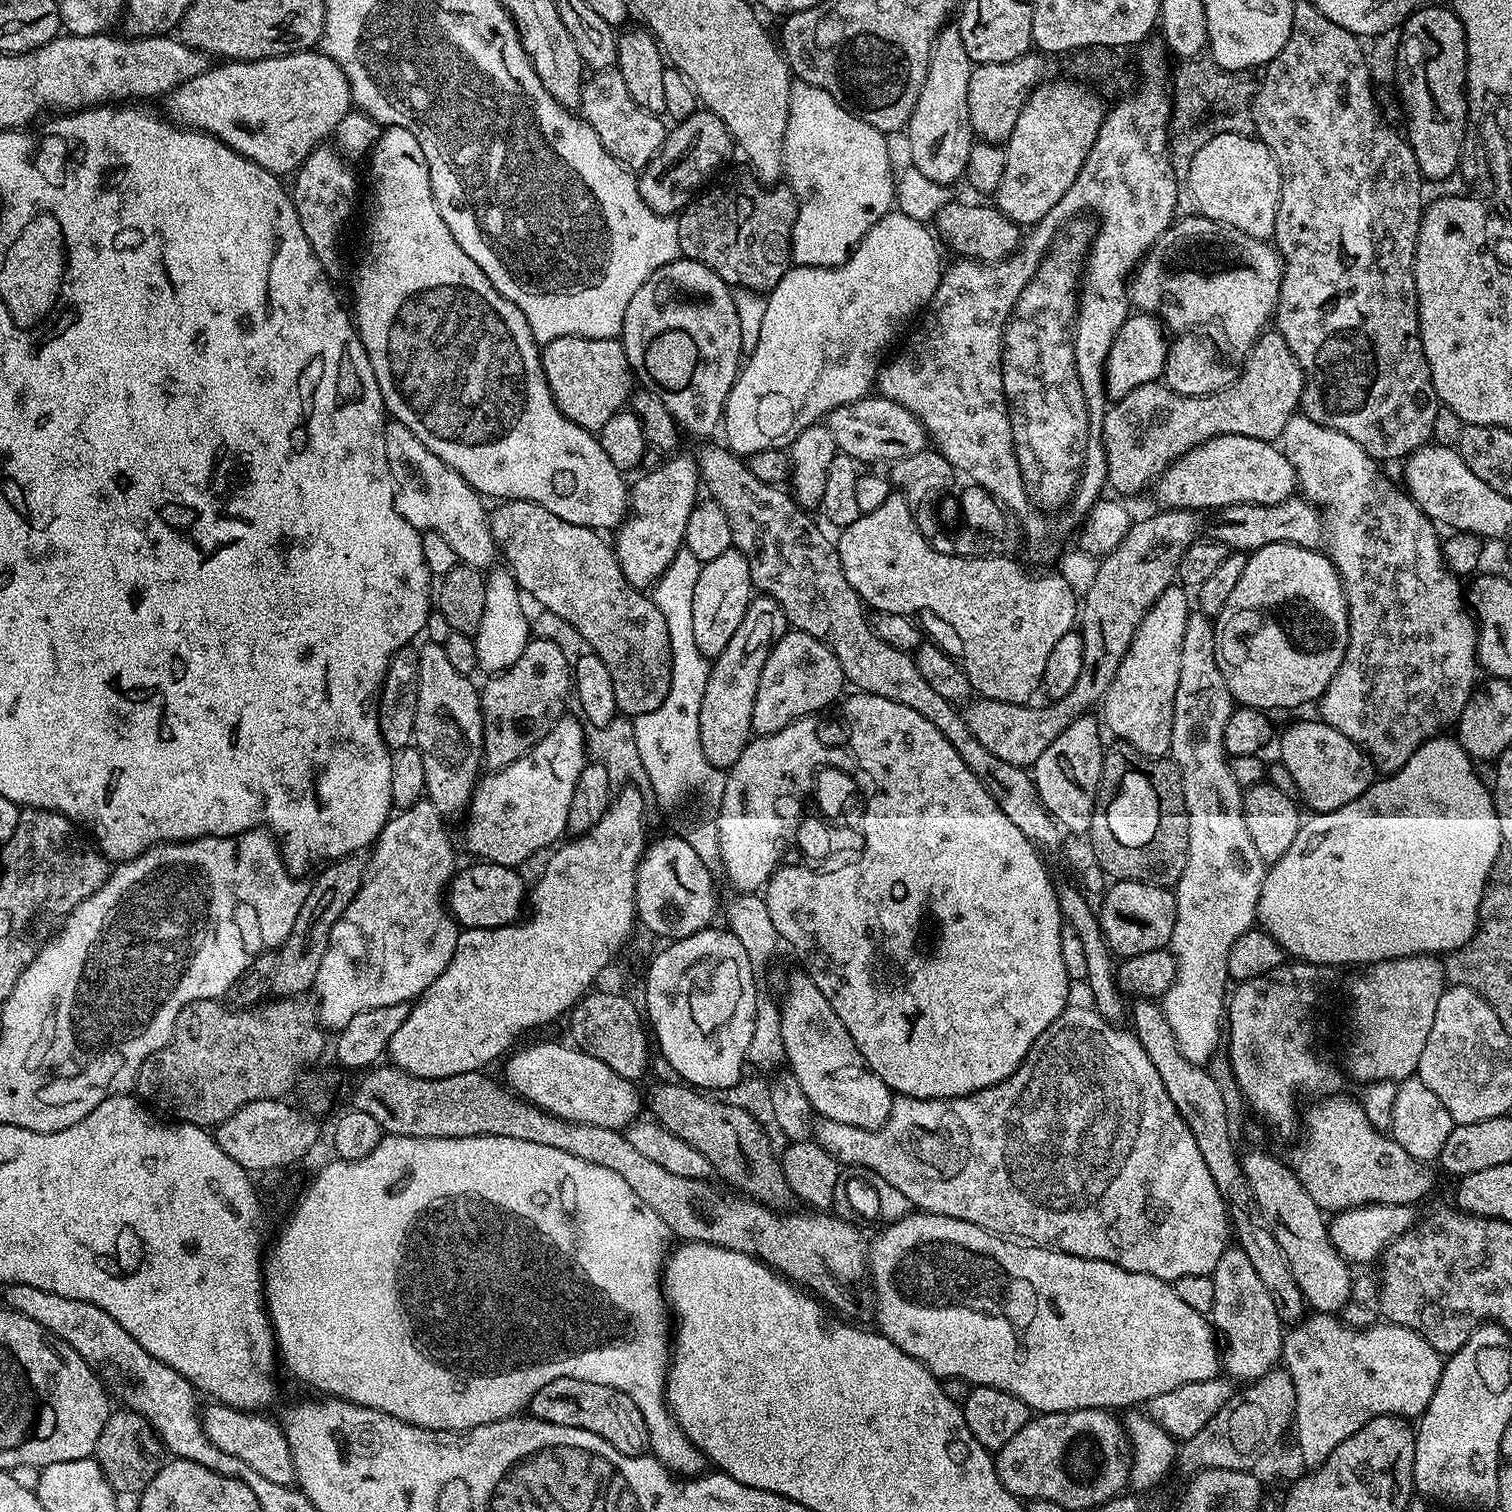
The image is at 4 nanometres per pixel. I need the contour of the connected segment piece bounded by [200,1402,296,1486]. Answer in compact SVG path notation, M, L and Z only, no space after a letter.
M208 1402L205 1408L203 1405L200 1425L204 1428L206 1438L210 1438L214 1446L218 1446L226 1454L234 1454L234 1458L246 1462L246 1466L262 1474L262 1478L270 1478L270 1482L285 1486L291 1485L296 1478L296 1467L283 1427L264 1415L268 1414L246 1412L242 1408L232 1408L229 1404Z

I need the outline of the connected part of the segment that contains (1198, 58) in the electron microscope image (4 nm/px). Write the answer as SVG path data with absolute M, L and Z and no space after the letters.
M1201 52L1190 59L1185 59L1177 74L1172 78L1172 122L1170 125L1173 132L1169 152L1171 154L1171 168L1174 170L1177 183L1187 183L1190 164L1193 162L1194 155L1201 149L1205 132L1197 128L1196 122L1208 110L1212 110L1222 104L1232 105L1234 97L1250 84L1251 73L1247 72L1228 72L1214 62L1211 53Z

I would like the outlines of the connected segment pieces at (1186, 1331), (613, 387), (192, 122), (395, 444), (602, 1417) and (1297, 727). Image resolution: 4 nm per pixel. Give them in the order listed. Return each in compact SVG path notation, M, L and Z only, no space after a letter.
M916 1210L881 1229L876 1236L876 1241L873 1244L871 1241L867 1245L868 1274L874 1297L875 1327L886 1338L890 1338L890 1342L894 1342L898 1350L910 1354L910 1358L914 1358L919 1364L925 1364L937 1378L963 1380L973 1386L981 1384L998 1390L1006 1390L1006 1394L1014 1394L1014 1398L1022 1398L1022 1402L1026 1402L1026 1406L1033 1413L1043 1414L1073 1412L1087 1408L1128 1410L1153 1400L1158 1394L1166 1394L1166 1390L1174 1390L1190 1382L1211 1380L1221 1371L1222 1356L1218 1351L1218 1336L1209 1317L1194 1310L1193 1306L1188 1306L1175 1293L1169 1281L1159 1280L1150 1274L1122 1270L1122 1266L1112 1264L1109 1260L1078 1258L1065 1252L1056 1252L1053 1248L1017 1242L1012 1238L998 1236L995 1232L987 1232L982 1226L962 1222L958 1218L946 1218L933 1212Z
M581 336L554 338L554 342L543 345L540 361L554 402L562 410L564 417L590 433L599 433L600 428L606 426L606 422L610 422L610 418L614 418L614 414L621 411L633 395L634 373L619 339L591 340Z
M322 50L295 52L261 60L230 60L209 66L198 78L182 82L168 93L167 119L185 127L197 128L199 132L209 132L238 154L250 158L258 166L270 170L284 178L295 173L300 164L315 148L321 147L324 140L333 135L342 118L353 111L352 91L346 74Z
M389 419L384 426L386 438L386 458L390 462L392 482L396 485L396 509L410 526L421 532L437 532L450 542L457 561L472 564L481 570L495 565L498 557L498 545L492 537L488 525L489 509L484 509L485 501L480 493L475 492L469 484L438 458L430 454L414 434L402 422Z
M558 1378L534 1394L527 1411L542 1422L554 1422L554 1426L590 1430L590 1434L598 1434L598 1438L610 1442L614 1450L627 1456L643 1456L649 1451L648 1427L646 1418L642 1418L642 1410L638 1410L631 1398L617 1388L602 1386L598 1382Z
M1319 718L1290 725L1281 736L1279 733L1278 744L1279 740L1279 763L1290 770L1299 799L1304 799L1313 813L1338 810L1354 802L1374 783L1372 759L1357 744L1350 742L1342 730L1334 730L1334 726Z

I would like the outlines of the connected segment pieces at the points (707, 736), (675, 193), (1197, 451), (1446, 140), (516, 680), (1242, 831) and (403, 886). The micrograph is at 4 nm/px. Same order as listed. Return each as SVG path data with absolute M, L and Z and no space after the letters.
M763 594L753 595L746 618L742 618L738 630L734 630L734 638L730 638L730 642L726 642L726 650L711 661L706 694L702 694L702 714L698 714L698 734L704 756L713 768L731 768L734 762L738 762L742 750L746 750L749 740L753 739L754 698L762 678L762 666L766 666L770 650L789 628L786 614L782 606L774 602L774 598Z
M697 110L675 127L673 132L671 129L665 135L664 145L638 176L640 193L646 206L663 216L679 213L693 199L694 194L705 187L704 179L734 152L734 141L728 128L722 118L710 111Z
M1242 434L1215 436L1186 454L1154 481L1161 509L1219 510L1232 504L1270 506L1289 499L1297 491L1296 471L1286 454L1271 440L1246 438Z
M1417 7L1399 29L1400 49L1396 52L1396 88L1400 91L1400 100L1404 103L1404 112L1408 115L1408 145L1414 150L1418 170L1425 181L1444 180L1447 176L1456 176L1460 167L1460 155L1464 145L1464 135L1468 125L1468 51L1466 34L1459 18L1451 7Z
M529 639L525 652L513 665L503 672L487 677L484 688L479 689L480 713L484 719L484 762L489 769L505 768L522 758L565 715L564 699L570 696L570 656L552 640Z
M1196 610L1189 615L1186 622L1186 634L1182 638L1182 670L1178 670L1178 694L1174 694L1174 718L1172 719L1172 747L1170 749L1170 759L1180 771L1180 781L1184 791L1184 801L1188 811L1188 821L1190 822L1190 838L1188 839L1188 861L1186 870L1182 870L1182 878L1174 885L1176 894L1176 921L1174 922L1174 934L1170 951L1176 959L1176 977L1166 990L1162 998L1162 1007L1166 1014L1166 1022L1170 1022L1170 1030L1174 1032L1174 1038L1178 1042L1178 1050L1182 1050L1182 1058L1201 1066L1207 1065L1208 1059L1216 1052L1216 1047L1222 1044L1222 1021L1226 1016L1226 992L1224 996L1224 984L1229 983L1228 979L1228 959L1230 958L1230 946L1238 942L1242 934L1246 934L1257 923L1256 903L1262 894L1262 882L1266 865L1264 859L1254 850L1254 842L1250 842L1250 833L1246 830L1246 818L1244 817L1244 792L1238 782L1234 782L1234 774L1230 774L1228 765L1229 757L1224 751L1224 735L1226 734L1226 722L1230 722L1230 714L1234 707L1234 701L1230 690L1226 686L1226 678L1222 678L1222 670L1218 670L1218 658L1216 657L1216 629L1213 621L1205 616L1203 612Z
M421 798L414 806L399 809L384 823L371 849L362 886L358 894L354 894L354 902L346 906L344 916L334 922L330 946L318 970L314 996L318 1001L318 1019L325 1029L342 1029L354 1014L378 1010L378 1006L408 1004L422 995L430 982L446 970L450 958L454 958L454 946L458 946L461 929L446 907L446 889L458 863L444 820L432 800Z

